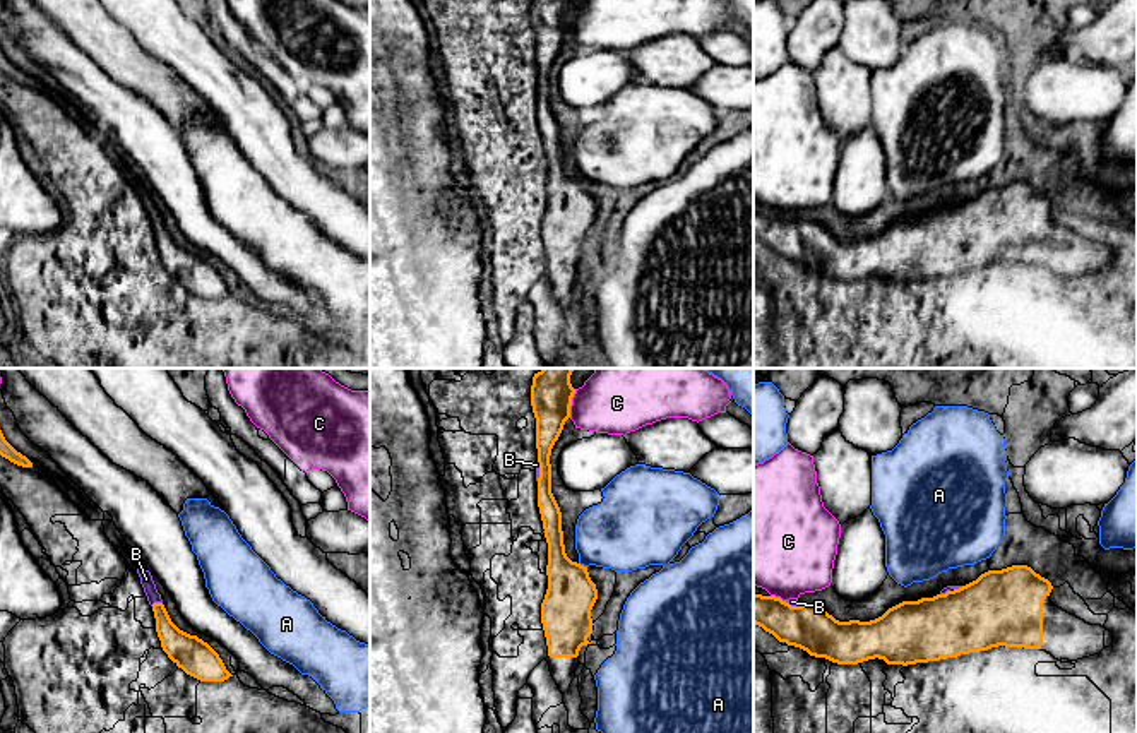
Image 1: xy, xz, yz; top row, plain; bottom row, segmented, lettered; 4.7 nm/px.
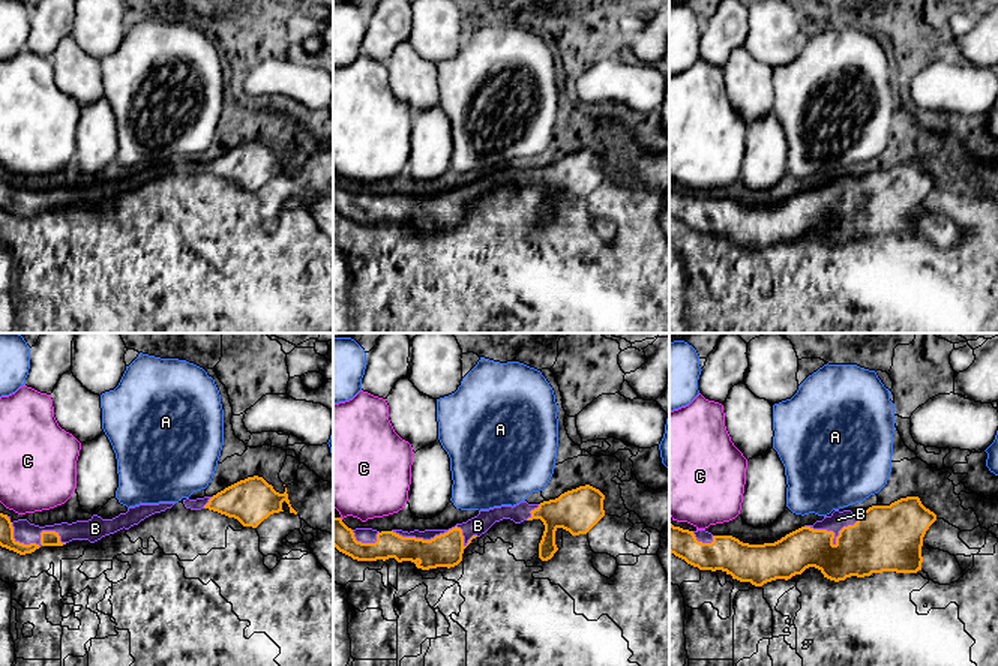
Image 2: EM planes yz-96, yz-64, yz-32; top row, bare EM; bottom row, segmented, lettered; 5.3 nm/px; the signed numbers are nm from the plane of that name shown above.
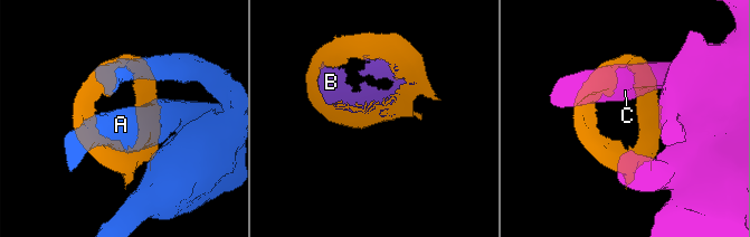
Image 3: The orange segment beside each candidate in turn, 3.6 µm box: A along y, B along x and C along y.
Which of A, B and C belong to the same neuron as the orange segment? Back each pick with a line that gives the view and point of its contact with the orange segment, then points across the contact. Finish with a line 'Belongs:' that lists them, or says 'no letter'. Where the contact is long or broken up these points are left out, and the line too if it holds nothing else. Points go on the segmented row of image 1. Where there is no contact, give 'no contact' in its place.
B: xy (156, 603)
Belongs: B

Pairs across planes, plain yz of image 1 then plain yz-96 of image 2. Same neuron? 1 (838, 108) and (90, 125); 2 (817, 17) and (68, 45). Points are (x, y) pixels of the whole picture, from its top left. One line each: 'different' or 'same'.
1: different
2: different

